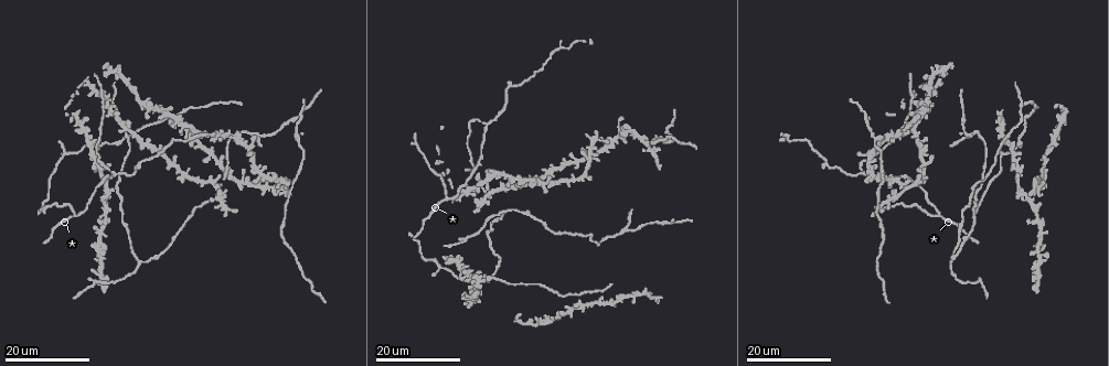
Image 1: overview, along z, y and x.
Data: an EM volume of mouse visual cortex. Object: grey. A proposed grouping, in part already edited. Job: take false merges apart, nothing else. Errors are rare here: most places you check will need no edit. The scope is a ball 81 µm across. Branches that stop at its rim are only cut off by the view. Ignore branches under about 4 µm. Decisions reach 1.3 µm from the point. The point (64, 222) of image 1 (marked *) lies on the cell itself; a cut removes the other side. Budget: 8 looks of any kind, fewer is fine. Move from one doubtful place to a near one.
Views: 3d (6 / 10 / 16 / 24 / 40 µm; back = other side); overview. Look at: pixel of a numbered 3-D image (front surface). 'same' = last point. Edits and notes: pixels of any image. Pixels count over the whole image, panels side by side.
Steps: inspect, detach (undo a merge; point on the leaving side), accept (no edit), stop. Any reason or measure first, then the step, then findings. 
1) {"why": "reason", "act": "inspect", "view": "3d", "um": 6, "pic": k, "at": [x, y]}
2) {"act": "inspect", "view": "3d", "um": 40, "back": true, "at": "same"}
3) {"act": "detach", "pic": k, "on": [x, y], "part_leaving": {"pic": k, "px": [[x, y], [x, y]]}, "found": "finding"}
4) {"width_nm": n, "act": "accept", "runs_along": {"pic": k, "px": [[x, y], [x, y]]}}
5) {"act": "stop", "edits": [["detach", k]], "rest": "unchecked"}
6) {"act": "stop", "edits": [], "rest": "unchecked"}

{"why": "small branch off a trunk", "act": "inspect", "view": "3d", "um": 16, "pic": 1, "at": [865, 173]}

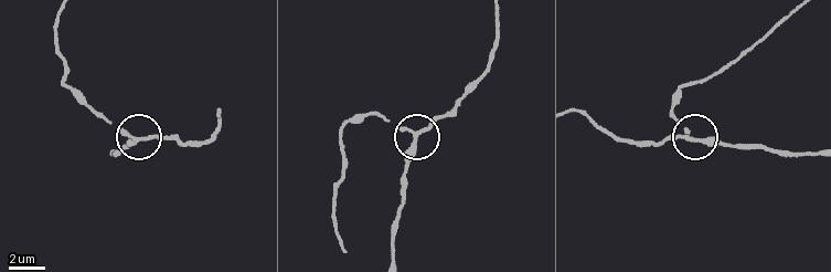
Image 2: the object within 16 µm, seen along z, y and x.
{"act": "inspect", "view": "3d", "um": 6, "pic": 2, "at": [691, 140]}

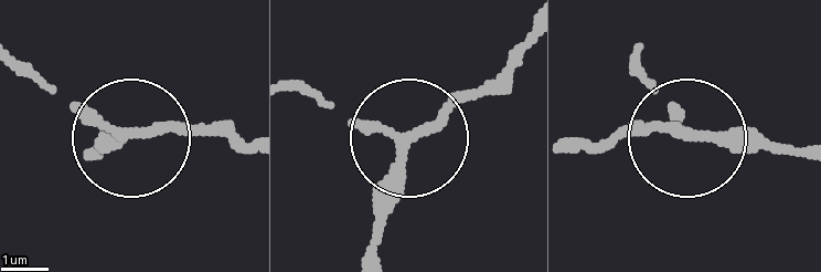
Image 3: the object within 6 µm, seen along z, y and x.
{"side_arm_um": 42, "act": "accept", "runs_along": {"pic": 3, "px": [[86, 155], [146, 132], [225, 132]]}, "found": "continuous, no second cell"}

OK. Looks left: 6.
{"why": "looks like a crossing", "act": "inspect", "view": "3d", "um": 16, "pic": 1, "at": [653, 152]}

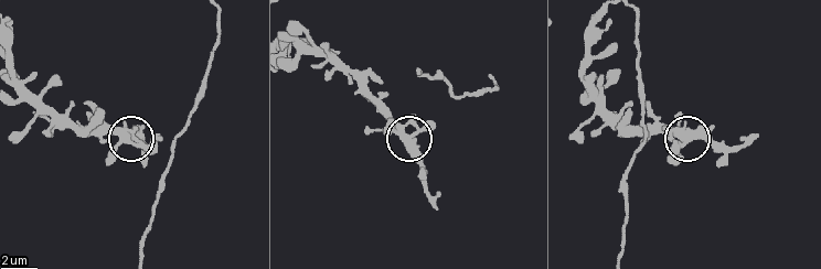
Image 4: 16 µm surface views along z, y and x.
{"act": "inspect", "view": "3d", "um": 6, "pic": 4, "at": [129, 137]}

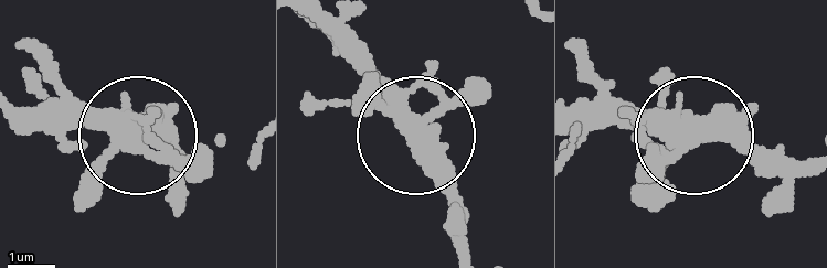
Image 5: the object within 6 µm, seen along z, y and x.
{"width_nm": 390, "act": "accept", "runs_along": {"pic": 5, "px": [[315, 17], [414, 147], [465, 249]]}, "found": "all the same cell"}

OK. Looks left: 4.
{"why": "arms part here", "act": "inspect", "view": "3d", "um": 24, "pic": 1, "at": [137, 262]}

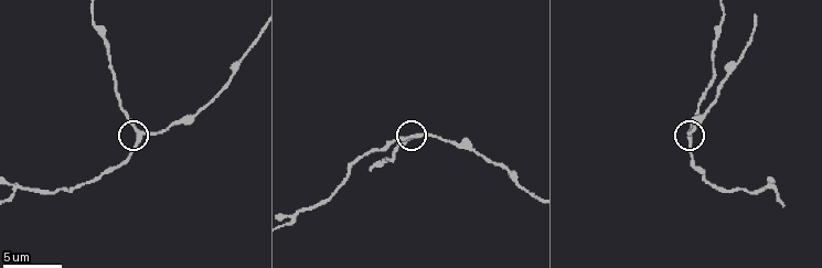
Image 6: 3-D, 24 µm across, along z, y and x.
{"act": "inspect", "view": "3d", "um": 6, "pic": 6, "at": [141, 135]}

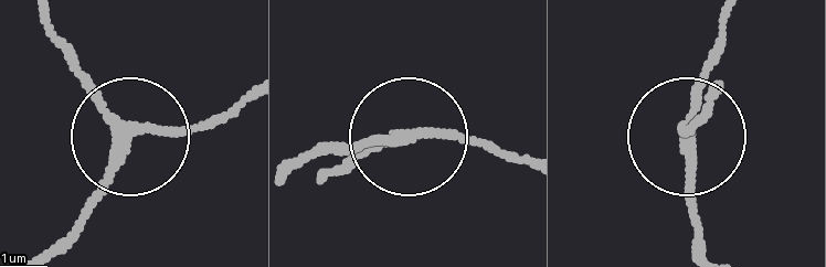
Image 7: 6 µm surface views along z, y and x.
{"arms": 3, "act": "accept", "runs_along": {"pic": 7, "px": [[45, 24], [128, 142], [97, 202], [41, 257]]}, "found": "continuous, no second cell"}

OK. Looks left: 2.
{"why": "arms part here", "act": "inspect", "view": "3d", "um": 16, "pic": 1, "at": [623, 228]}

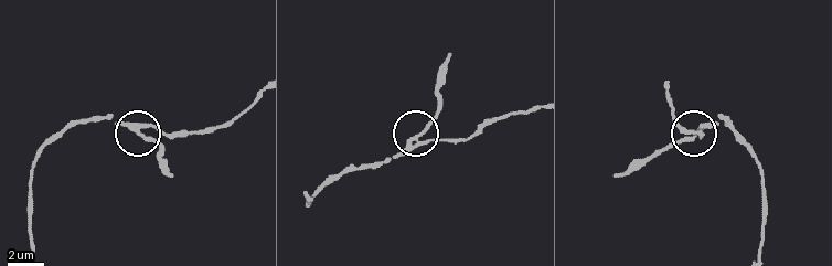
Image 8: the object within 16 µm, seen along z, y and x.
{"act": "inspect", "view": "3d", "um": 6, "pic": 8, "at": [414, 137]}

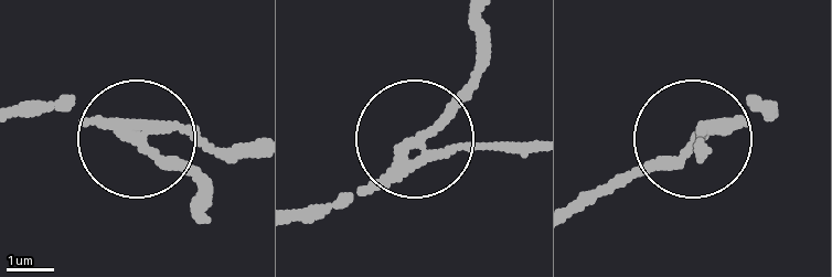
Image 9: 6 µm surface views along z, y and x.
{"width_nm": 220, "act": "detach", "pic": 9, "on": [169, 168], "part_leaving": {"pic": 9, "px": [[130, 136], [190, 171], [202, 203]]}, "found": "two cells meet here"}

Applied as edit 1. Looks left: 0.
{"act": "stop", "edits": [["detach", 9]], "rest": "unchecked"}

